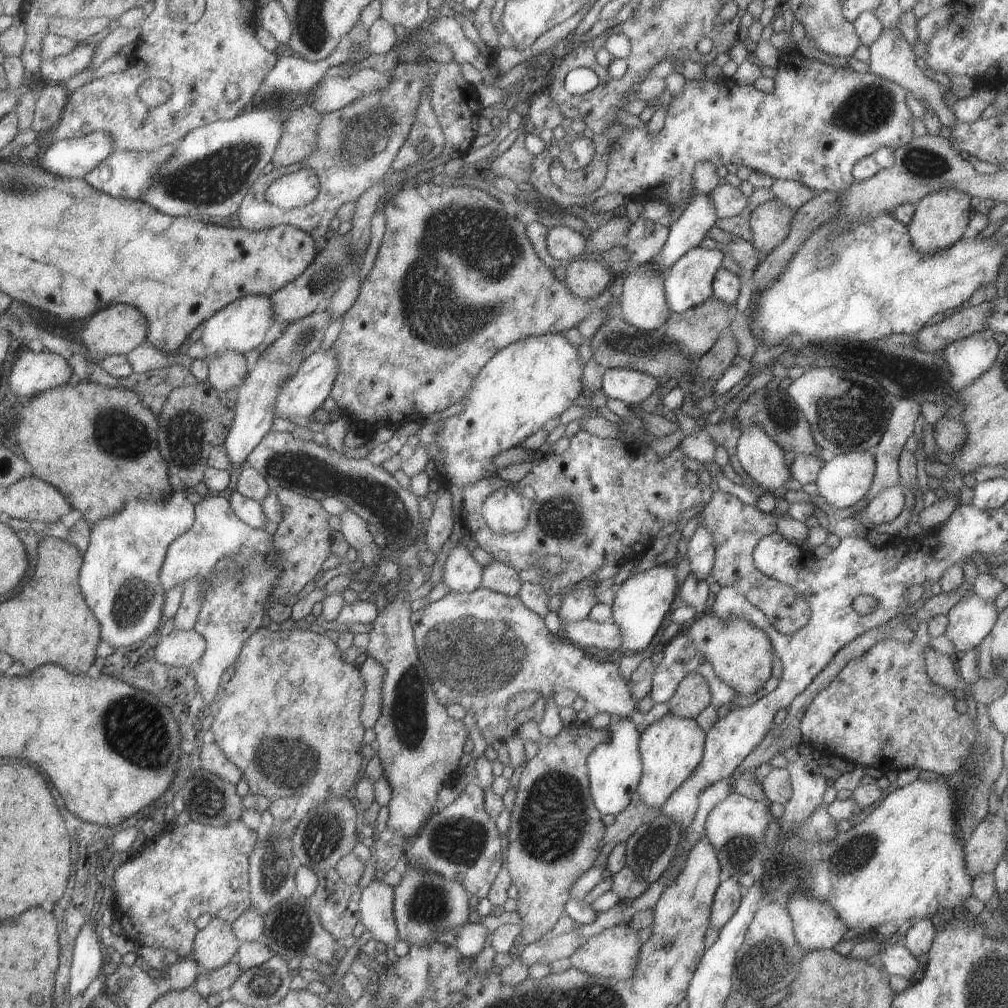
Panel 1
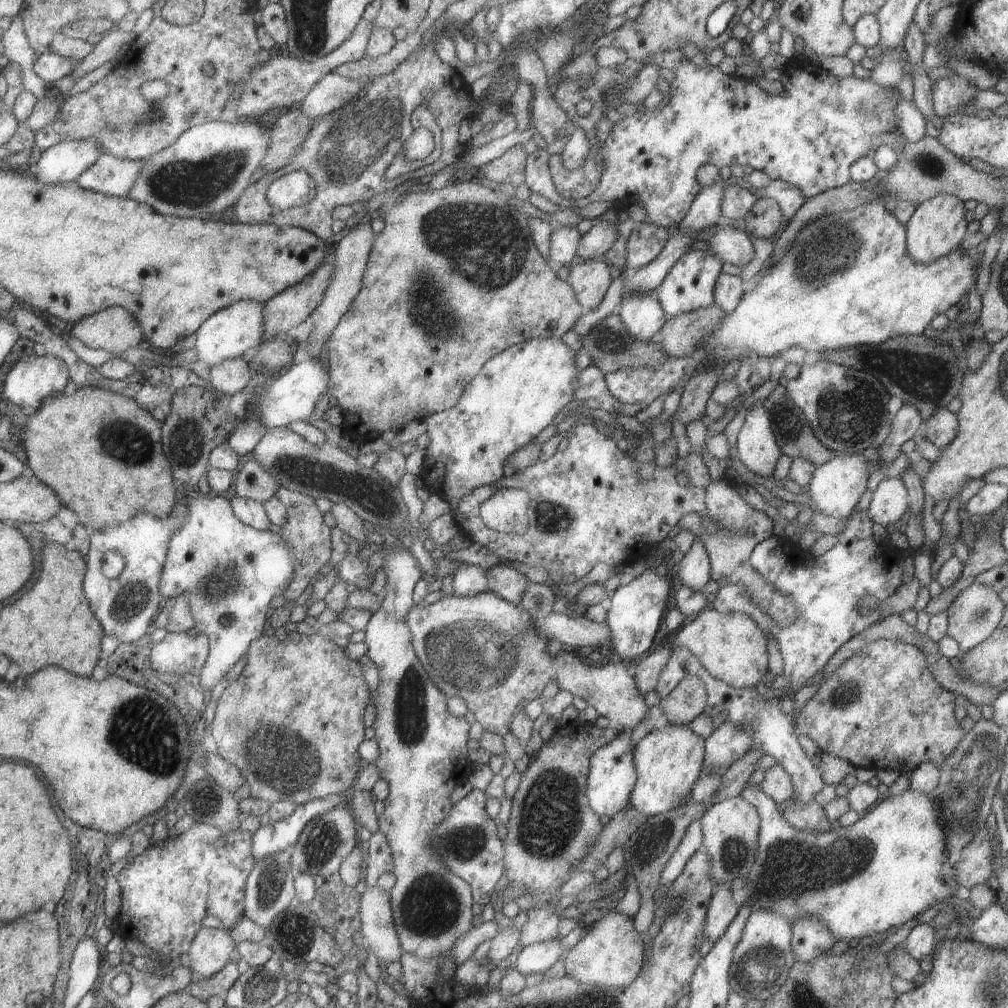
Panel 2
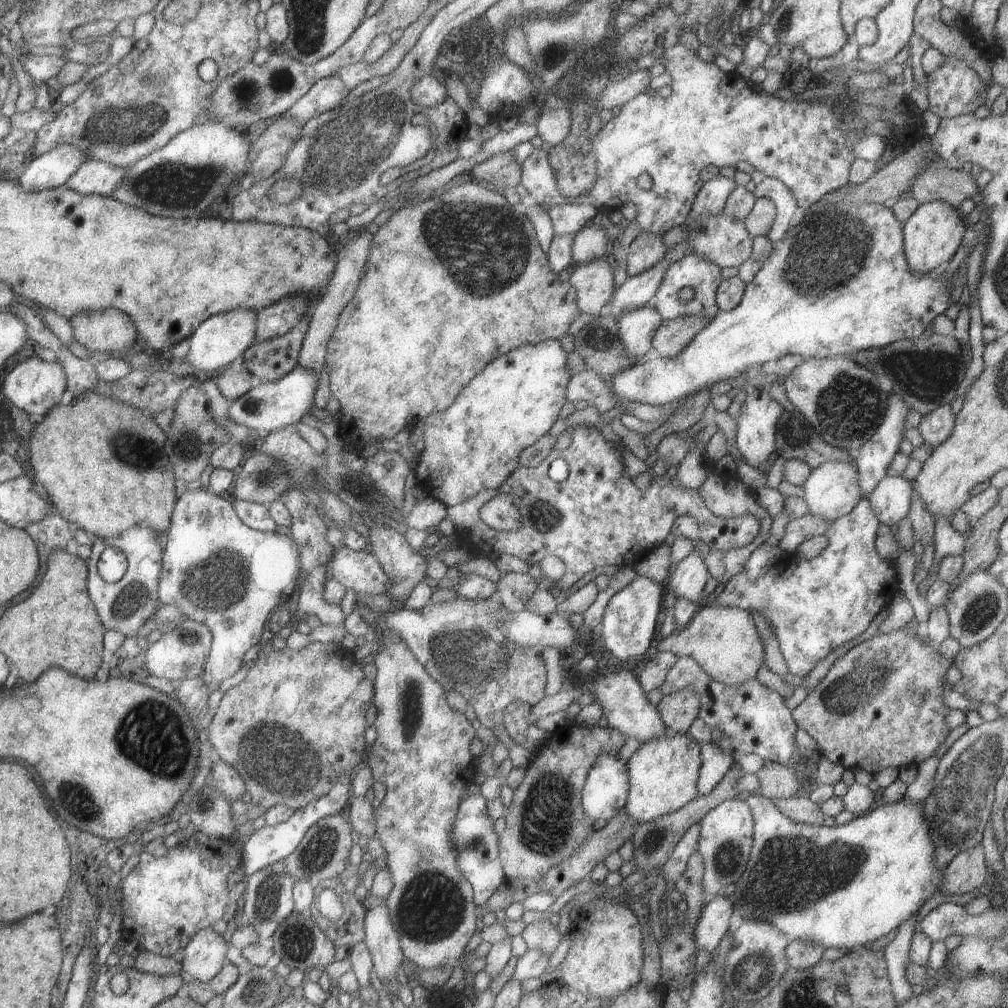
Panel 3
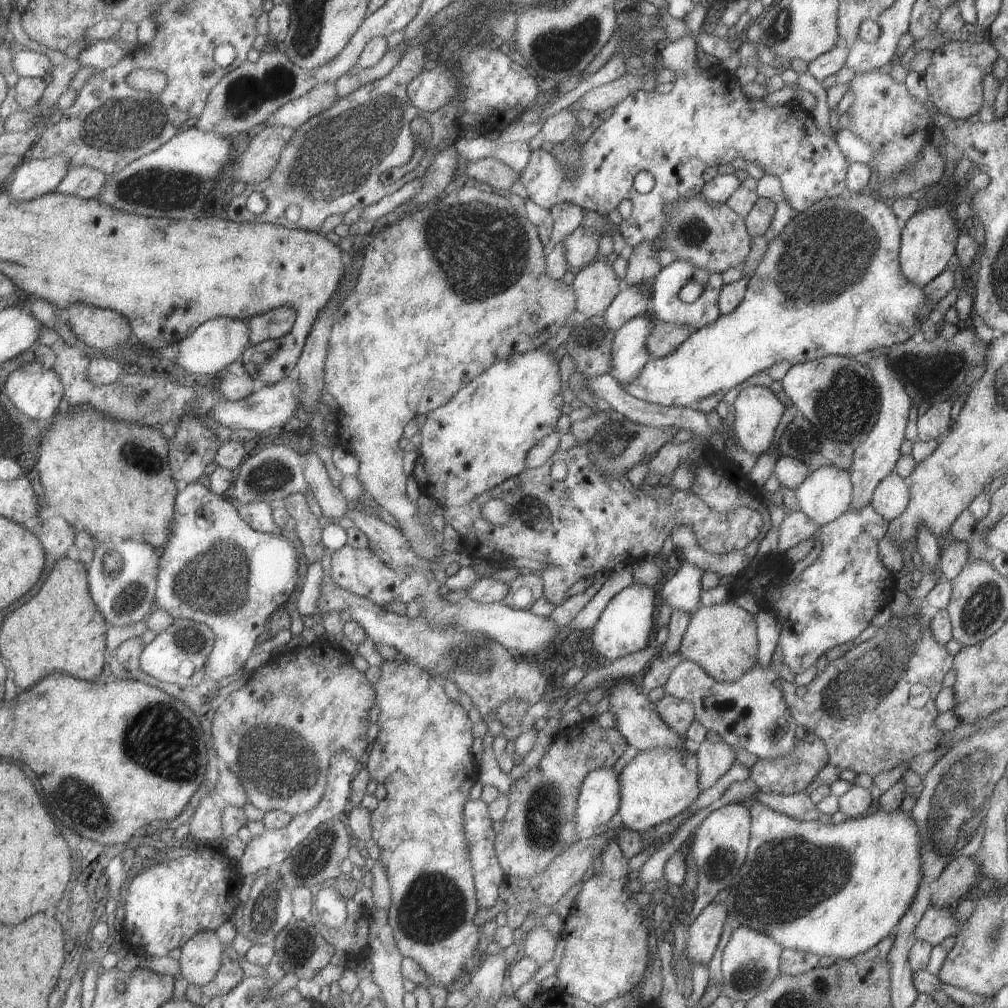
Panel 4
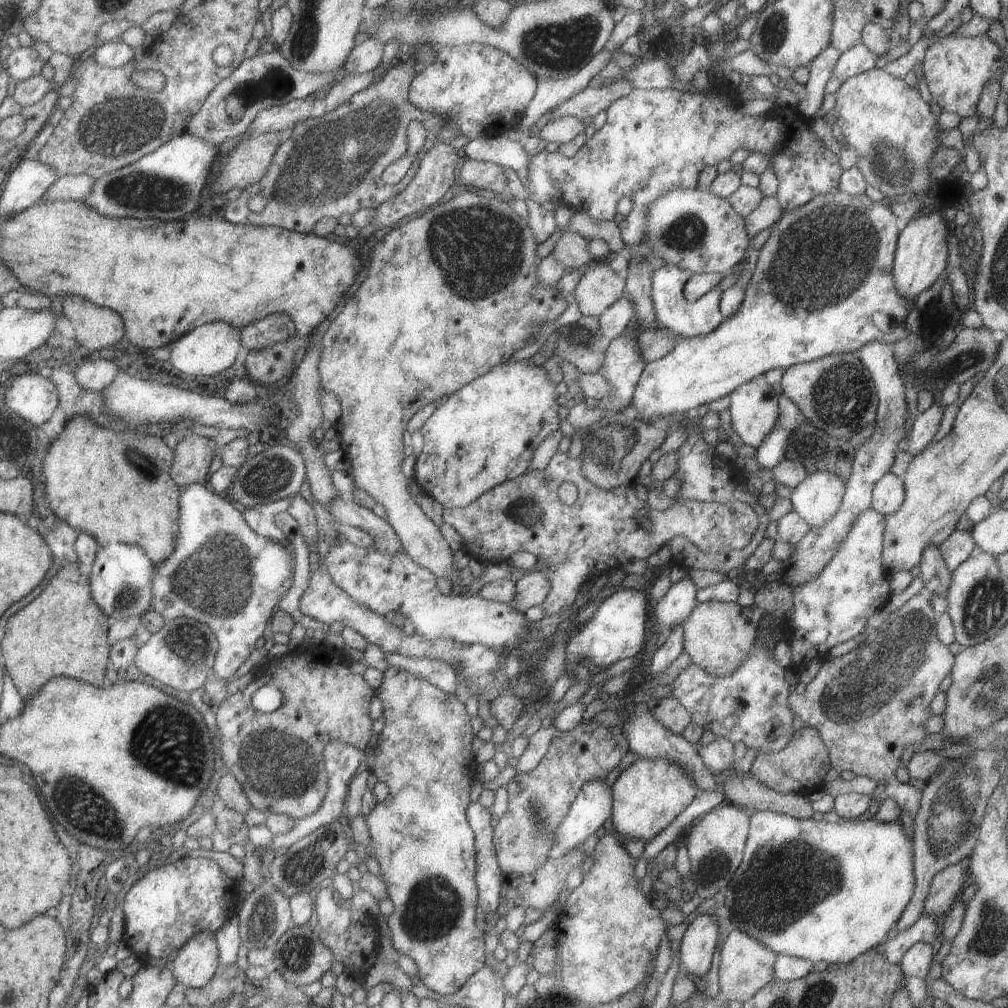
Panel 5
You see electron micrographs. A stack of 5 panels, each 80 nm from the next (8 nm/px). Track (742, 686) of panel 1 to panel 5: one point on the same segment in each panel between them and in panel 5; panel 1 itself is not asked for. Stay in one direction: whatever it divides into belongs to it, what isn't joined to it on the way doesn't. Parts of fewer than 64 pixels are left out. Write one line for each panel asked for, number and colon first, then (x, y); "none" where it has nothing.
2: (732, 648)
3: (723, 641)
4: (721, 638)
5: (717, 636)

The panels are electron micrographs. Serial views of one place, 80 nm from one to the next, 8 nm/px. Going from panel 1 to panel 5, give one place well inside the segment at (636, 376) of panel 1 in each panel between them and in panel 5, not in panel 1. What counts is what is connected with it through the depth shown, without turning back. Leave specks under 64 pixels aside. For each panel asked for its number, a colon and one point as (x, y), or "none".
2: (847, 279)
3: (837, 282)
4: (830, 284)
5: (826, 270)

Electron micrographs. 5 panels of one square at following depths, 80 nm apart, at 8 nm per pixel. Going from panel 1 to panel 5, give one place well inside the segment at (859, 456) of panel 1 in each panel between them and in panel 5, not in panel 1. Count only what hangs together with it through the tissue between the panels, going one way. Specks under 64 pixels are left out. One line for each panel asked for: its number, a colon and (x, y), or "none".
2: (835, 487)
3: (831, 490)
4: (826, 493)
5: (816, 498)

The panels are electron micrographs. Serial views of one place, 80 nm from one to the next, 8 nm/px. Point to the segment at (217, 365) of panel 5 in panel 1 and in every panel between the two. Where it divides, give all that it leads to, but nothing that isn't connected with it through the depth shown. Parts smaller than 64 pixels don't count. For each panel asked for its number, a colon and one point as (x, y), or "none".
1: (239, 326)
2: (227, 333)
3: (218, 340)
4: (215, 343)

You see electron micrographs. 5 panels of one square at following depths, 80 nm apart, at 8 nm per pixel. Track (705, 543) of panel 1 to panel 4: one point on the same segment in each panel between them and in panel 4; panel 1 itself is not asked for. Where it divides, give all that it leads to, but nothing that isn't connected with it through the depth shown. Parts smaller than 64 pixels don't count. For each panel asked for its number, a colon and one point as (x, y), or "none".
2: (694, 568)
3: (688, 579)
4: (682, 590)

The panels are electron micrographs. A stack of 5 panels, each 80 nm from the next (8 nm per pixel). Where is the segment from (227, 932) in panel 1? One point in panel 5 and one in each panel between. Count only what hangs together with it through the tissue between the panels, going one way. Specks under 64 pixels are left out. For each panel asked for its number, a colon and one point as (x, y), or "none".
2: (211, 948)
3: (204, 954)
4: (202, 954)
5: (195, 963)

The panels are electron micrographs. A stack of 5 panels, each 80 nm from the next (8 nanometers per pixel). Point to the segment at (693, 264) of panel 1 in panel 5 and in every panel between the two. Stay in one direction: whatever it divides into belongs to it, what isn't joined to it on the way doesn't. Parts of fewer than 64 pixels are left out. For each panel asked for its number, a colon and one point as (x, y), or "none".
2: (688, 285)
3: (702, 276)
4: (664, 305)
5: (686, 319)

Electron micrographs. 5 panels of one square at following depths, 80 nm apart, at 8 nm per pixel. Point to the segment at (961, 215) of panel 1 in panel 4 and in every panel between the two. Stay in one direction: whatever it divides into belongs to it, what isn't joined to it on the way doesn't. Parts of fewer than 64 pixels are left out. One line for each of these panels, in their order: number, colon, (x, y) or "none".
2: (938, 224)
3: (931, 234)
4: (927, 241)

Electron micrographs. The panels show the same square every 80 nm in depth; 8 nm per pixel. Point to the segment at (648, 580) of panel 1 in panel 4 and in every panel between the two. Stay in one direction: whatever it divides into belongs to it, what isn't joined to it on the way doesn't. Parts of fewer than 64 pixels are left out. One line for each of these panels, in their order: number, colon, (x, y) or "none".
2: (635, 611)
3: (629, 619)
4: (624, 626)

